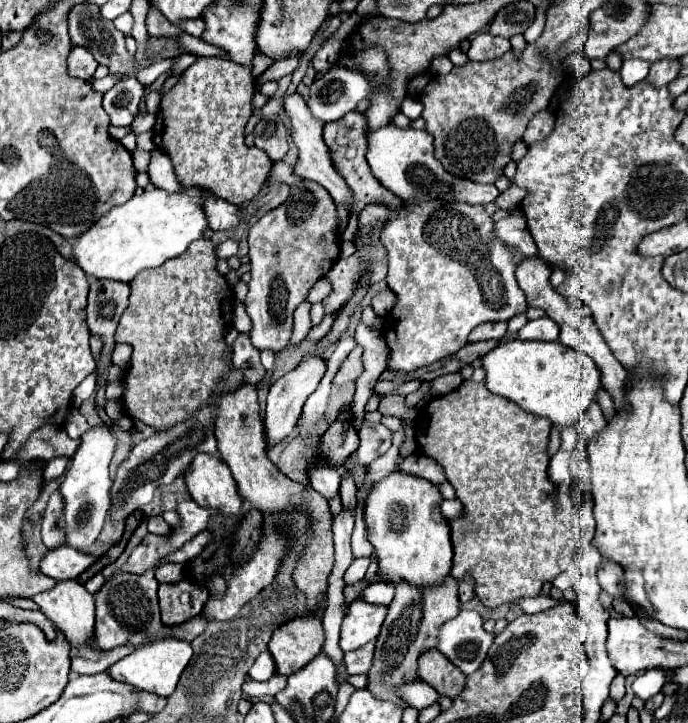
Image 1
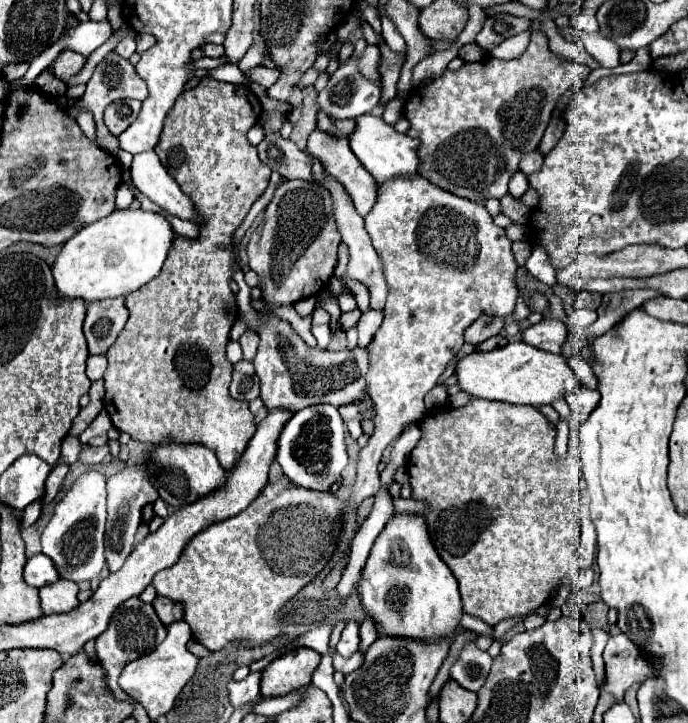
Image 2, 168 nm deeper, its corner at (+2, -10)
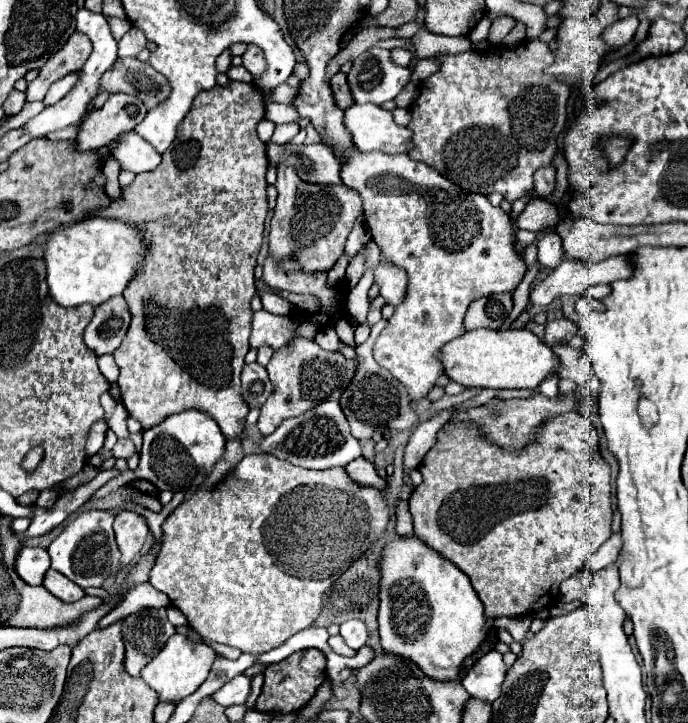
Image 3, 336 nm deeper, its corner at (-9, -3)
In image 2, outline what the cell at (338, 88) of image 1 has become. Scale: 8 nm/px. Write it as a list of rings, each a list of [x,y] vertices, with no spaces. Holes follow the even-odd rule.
[[[359,39],[355,43],[355,51],[351,55],[351,59],[343,65],[339,65],[339,69],[335,71],[335,75],[329,79],[327,87],[317,95],[317,109],[323,109],[329,117],[335,117],[335,119],[355,119],[357,115],[363,115],[363,113],[369,113],[375,105],[379,105],[379,99],[381,99],[381,85],[363,77],[361,71],[359,71],[359,59],[363,57],[365,53],[365,39]]]

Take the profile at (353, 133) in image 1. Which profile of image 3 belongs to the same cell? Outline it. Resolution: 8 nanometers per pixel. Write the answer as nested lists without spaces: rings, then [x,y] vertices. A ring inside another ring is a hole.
[[[338,72],[332,76],[330,80],[330,88],[332,88],[332,94],[334,94],[334,100],[336,100],[336,106],[340,110],[346,110],[354,104],[352,100],[352,94],[348,90],[348,84],[346,84],[346,74],[344,72]]]

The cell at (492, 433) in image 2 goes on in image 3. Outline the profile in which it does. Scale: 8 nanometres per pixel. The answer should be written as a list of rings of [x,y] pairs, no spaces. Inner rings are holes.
[[[566,412],[558,416],[550,416],[544,424],[538,426],[534,432],[534,440],[520,450],[506,450],[496,446],[478,424],[466,424],[466,422],[448,422],[444,424],[438,434],[436,434],[436,444],[430,448],[430,452],[424,456],[420,464],[420,474],[422,474],[422,484],[412,492],[408,504],[410,504],[410,514],[414,518],[414,532],[436,552],[440,552],[444,558],[454,562],[472,582],[478,598],[484,604],[484,614],[486,618],[500,618],[500,616],[522,616],[532,610],[544,610],[554,606],[560,600],[560,584],[570,578],[574,572],[582,570],[588,556],[596,552],[608,538],[610,538],[610,524],[612,524],[612,510],[610,510],[610,466],[602,460],[598,452],[598,434],[596,428],[580,414],[580,412]]]

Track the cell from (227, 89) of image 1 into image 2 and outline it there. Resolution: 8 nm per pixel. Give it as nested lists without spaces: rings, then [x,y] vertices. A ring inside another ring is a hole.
[[[211,77],[201,79],[195,89],[177,97],[173,111],[169,111],[165,119],[155,153],[181,191],[189,195],[197,215],[203,217],[199,223],[199,237],[187,239],[177,235],[161,273],[145,283],[145,287],[125,297],[129,321],[119,339],[105,353],[109,367],[105,371],[103,403],[113,425],[121,433],[129,433],[131,439],[153,445],[171,437],[181,443],[201,443],[215,451],[225,471],[229,471],[243,455],[257,429],[249,405],[235,401],[229,395],[233,363],[227,359],[225,347],[229,343],[229,331],[237,319],[237,303],[229,287],[235,273],[233,265],[237,261],[237,247],[233,245],[235,231],[243,223],[251,205],[263,195],[271,175],[269,167],[259,161],[257,149],[247,141],[247,131],[259,121],[261,113],[261,101],[247,85],[231,85]]]

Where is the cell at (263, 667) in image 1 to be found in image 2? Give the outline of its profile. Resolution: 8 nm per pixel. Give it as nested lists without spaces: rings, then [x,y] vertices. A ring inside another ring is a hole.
[[[249,673],[243,681],[229,679],[229,685],[227,685],[229,703],[233,707],[239,707],[239,705],[245,705],[245,703],[257,699],[259,697],[259,681],[261,681],[261,673]]]

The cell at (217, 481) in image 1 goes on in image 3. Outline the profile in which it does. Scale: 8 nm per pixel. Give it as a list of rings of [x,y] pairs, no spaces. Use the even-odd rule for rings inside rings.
[[[186,410],[144,432],[140,464],[134,472],[124,472],[122,478],[126,480],[126,484],[132,480],[148,480],[158,490],[178,492],[188,488],[190,492],[194,492],[200,488],[200,474],[206,478],[212,472],[214,464],[224,456],[224,450],[226,438],[220,432],[218,424],[208,418],[208,414],[202,414],[198,410]]]

